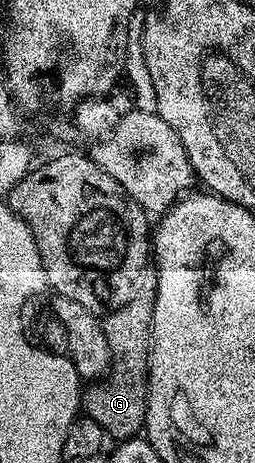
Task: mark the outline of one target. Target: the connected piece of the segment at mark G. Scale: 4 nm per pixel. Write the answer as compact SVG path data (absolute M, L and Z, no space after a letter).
M143 294L135 295L123 308L113 309L110 317L102 320L104 338L108 340L110 347L110 370L105 377L97 382L91 383L83 391L80 408L85 415L90 416L96 422L100 422L102 431L107 437L121 442L137 436L143 431L146 423L146 353L150 343L150 323L152 322L152 310L154 309L151 297Z

